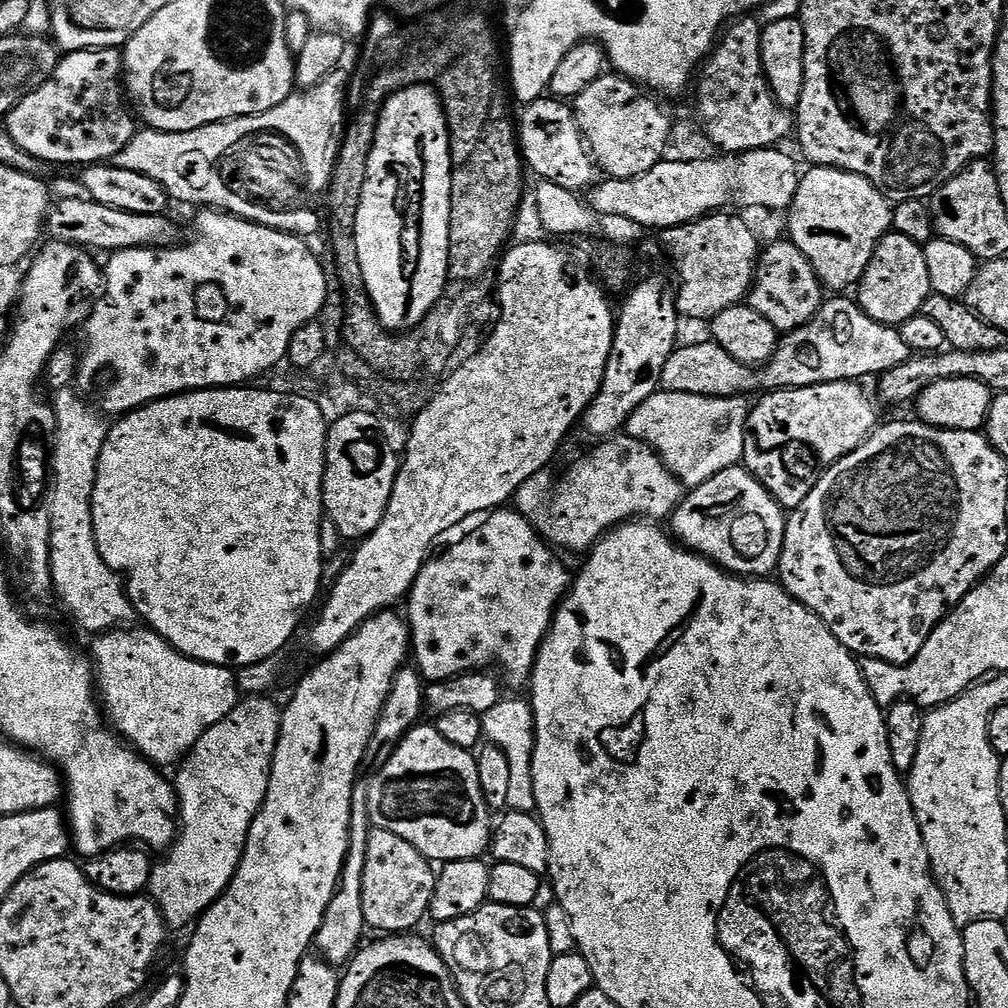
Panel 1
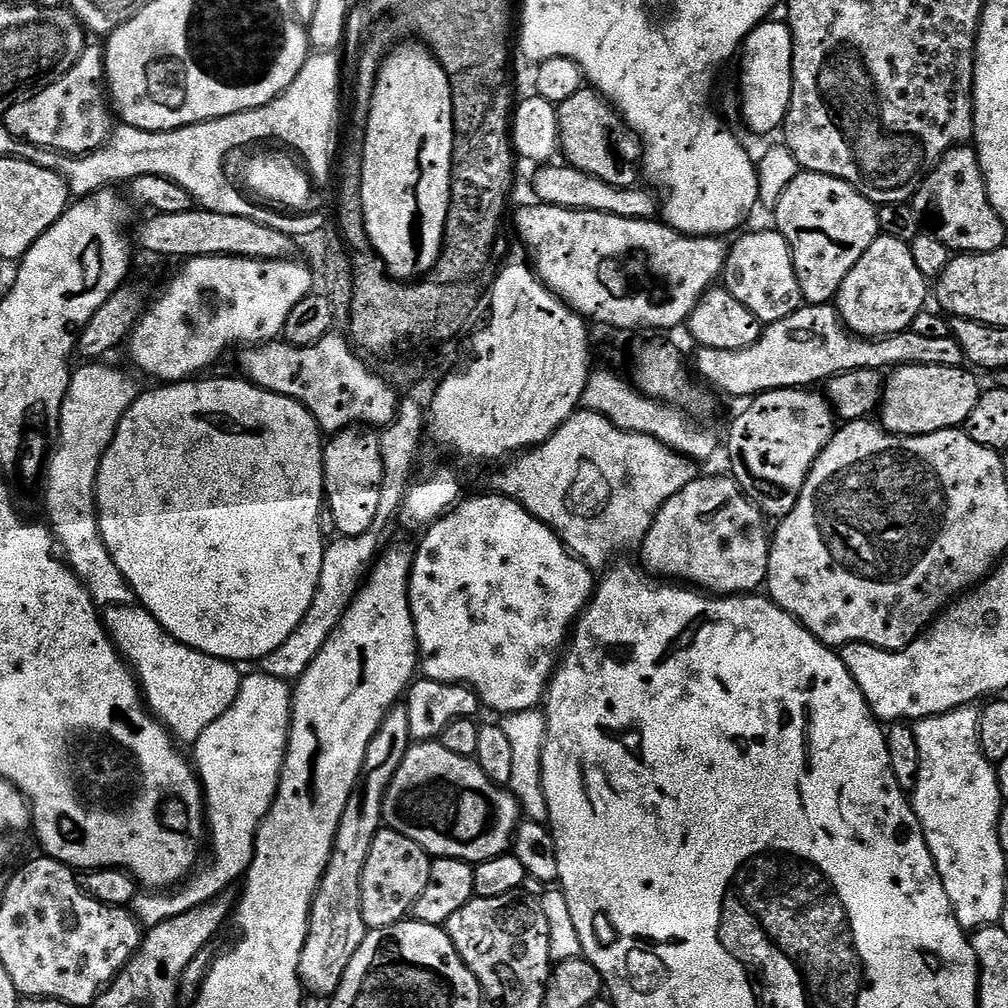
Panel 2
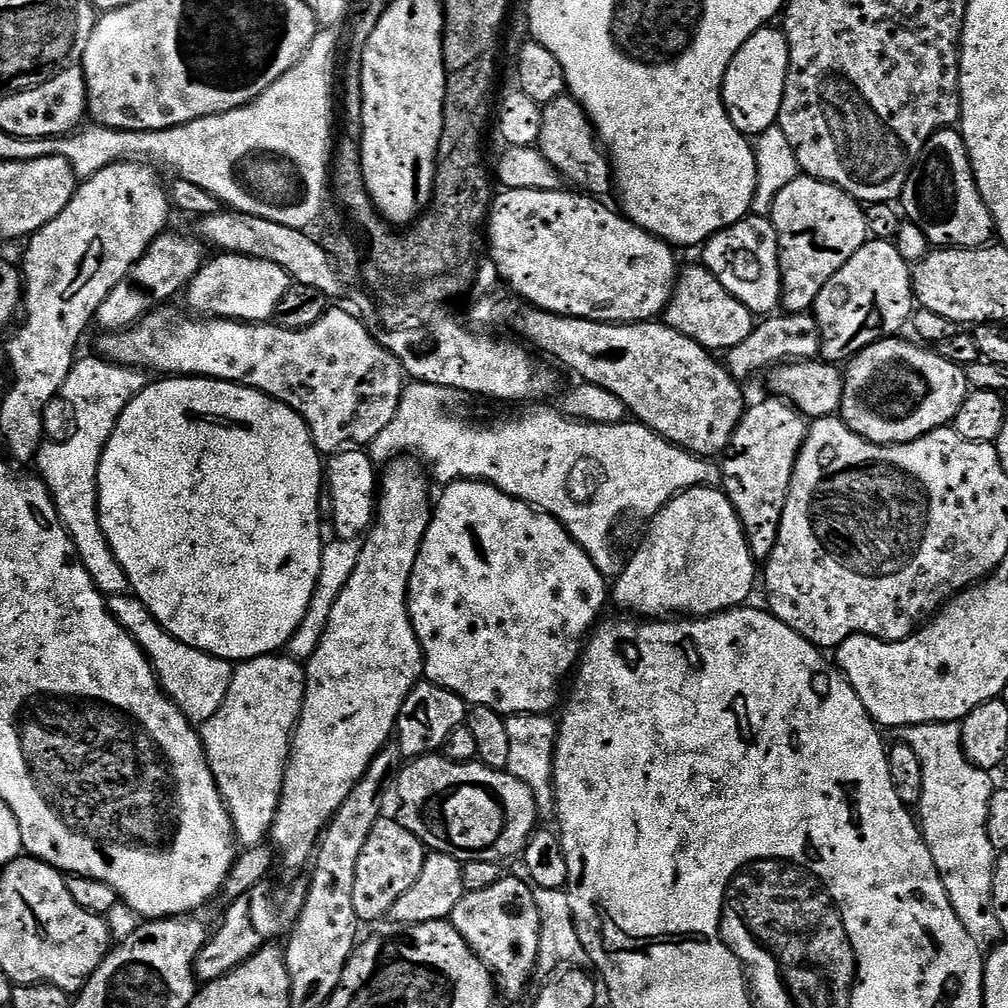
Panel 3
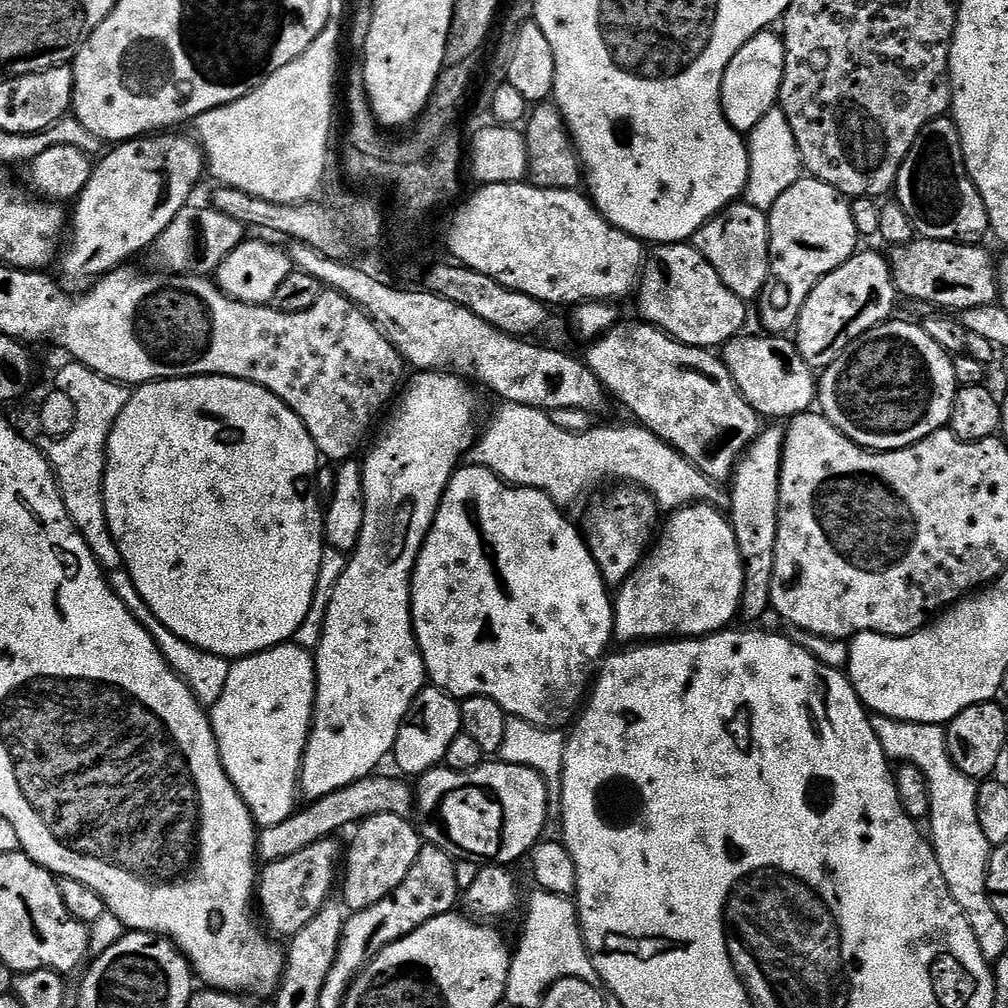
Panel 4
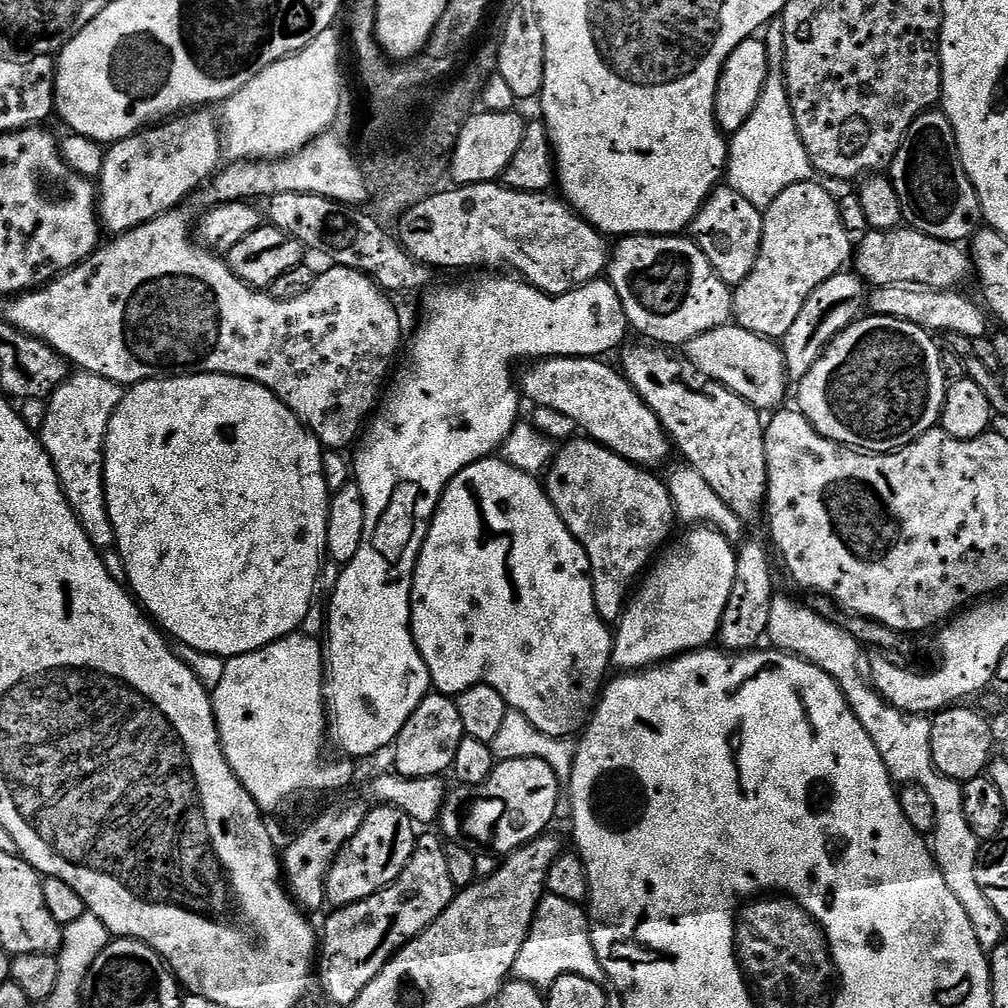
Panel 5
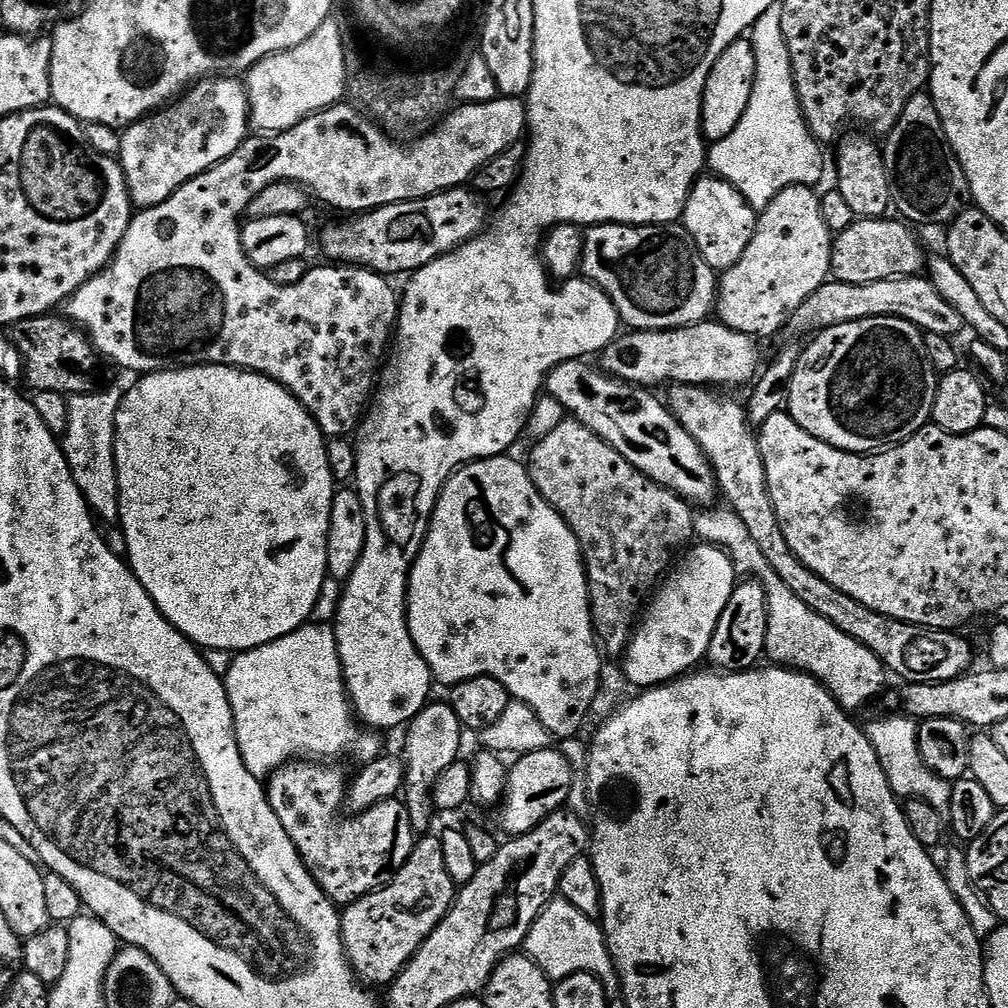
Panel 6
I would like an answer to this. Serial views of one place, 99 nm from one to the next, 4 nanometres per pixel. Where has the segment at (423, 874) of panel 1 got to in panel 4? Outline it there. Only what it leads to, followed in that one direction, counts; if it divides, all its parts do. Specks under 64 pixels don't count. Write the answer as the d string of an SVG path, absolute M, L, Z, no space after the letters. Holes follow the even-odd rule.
M398 814L372 816L369 820L363 821L355 832L356 837L353 838L352 845L346 848L348 865L345 868L343 865L342 868L342 904L345 909L352 912L361 912L374 906L374 902L382 902L382 898L389 896L402 882L402 878L410 874L410 866L414 866L422 847L422 837L411 819Z

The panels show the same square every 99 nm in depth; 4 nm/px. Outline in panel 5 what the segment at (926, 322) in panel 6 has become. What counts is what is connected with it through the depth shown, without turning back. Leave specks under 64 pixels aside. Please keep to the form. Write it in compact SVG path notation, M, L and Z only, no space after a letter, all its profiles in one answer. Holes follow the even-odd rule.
M895 284L885 288L872 288L870 292L870 312L874 316L889 316L910 322L933 334L962 334L972 341L988 336L990 316L979 303L963 296L963 291L949 290L936 292L932 288L917 288L910 284Z

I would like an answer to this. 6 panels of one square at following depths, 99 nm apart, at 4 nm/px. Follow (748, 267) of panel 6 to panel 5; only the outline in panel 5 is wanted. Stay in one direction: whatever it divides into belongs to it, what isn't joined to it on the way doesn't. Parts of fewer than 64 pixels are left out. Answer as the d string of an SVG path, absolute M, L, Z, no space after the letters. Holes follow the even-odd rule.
M816 183L795 184L782 190L763 213L758 262L754 262L752 273L735 285L732 294L732 320L740 328L779 341L798 318L806 298L822 282L845 271L844 263L853 257L854 240L842 226L837 197Z

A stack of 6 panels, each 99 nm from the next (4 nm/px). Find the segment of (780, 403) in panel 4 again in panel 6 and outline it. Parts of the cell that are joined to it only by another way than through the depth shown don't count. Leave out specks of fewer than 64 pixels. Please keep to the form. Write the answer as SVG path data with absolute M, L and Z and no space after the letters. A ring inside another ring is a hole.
M712 318L703 320L701 324L671 328L665 332L632 330L627 334L617 336L611 346L604 349L599 357L599 367L617 380L639 384L641 388L649 390L655 389L655 384L751 385L757 379L761 367L757 341L746 334L730 330Z

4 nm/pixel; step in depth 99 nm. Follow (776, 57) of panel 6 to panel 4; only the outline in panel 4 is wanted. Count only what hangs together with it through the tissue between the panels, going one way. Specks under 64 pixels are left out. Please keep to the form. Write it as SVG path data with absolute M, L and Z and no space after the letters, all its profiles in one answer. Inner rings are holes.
M780 107L770 110L752 132L747 133L748 145L748 185L744 188L743 199L750 206L762 210L765 214L772 211L774 202L790 190L802 178L802 165L798 146L794 142L794 130L786 122L786 114Z

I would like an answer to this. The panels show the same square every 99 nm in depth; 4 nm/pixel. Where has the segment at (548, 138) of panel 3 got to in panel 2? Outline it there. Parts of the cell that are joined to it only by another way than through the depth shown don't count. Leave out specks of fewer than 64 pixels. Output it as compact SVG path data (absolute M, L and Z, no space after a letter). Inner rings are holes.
M585 86L578 90L578 94L573 94L572 97L566 98L566 102L559 104L556 113L558 114L558 130L560 131L559 151L562 156L564 152L565 158L563 157L563 159L571 167L582 170L602 182L610 182L610 186L637 187L638 177L642 172L642 145L636 133L625 124L623 116L605 97L601 96L595 88Z

